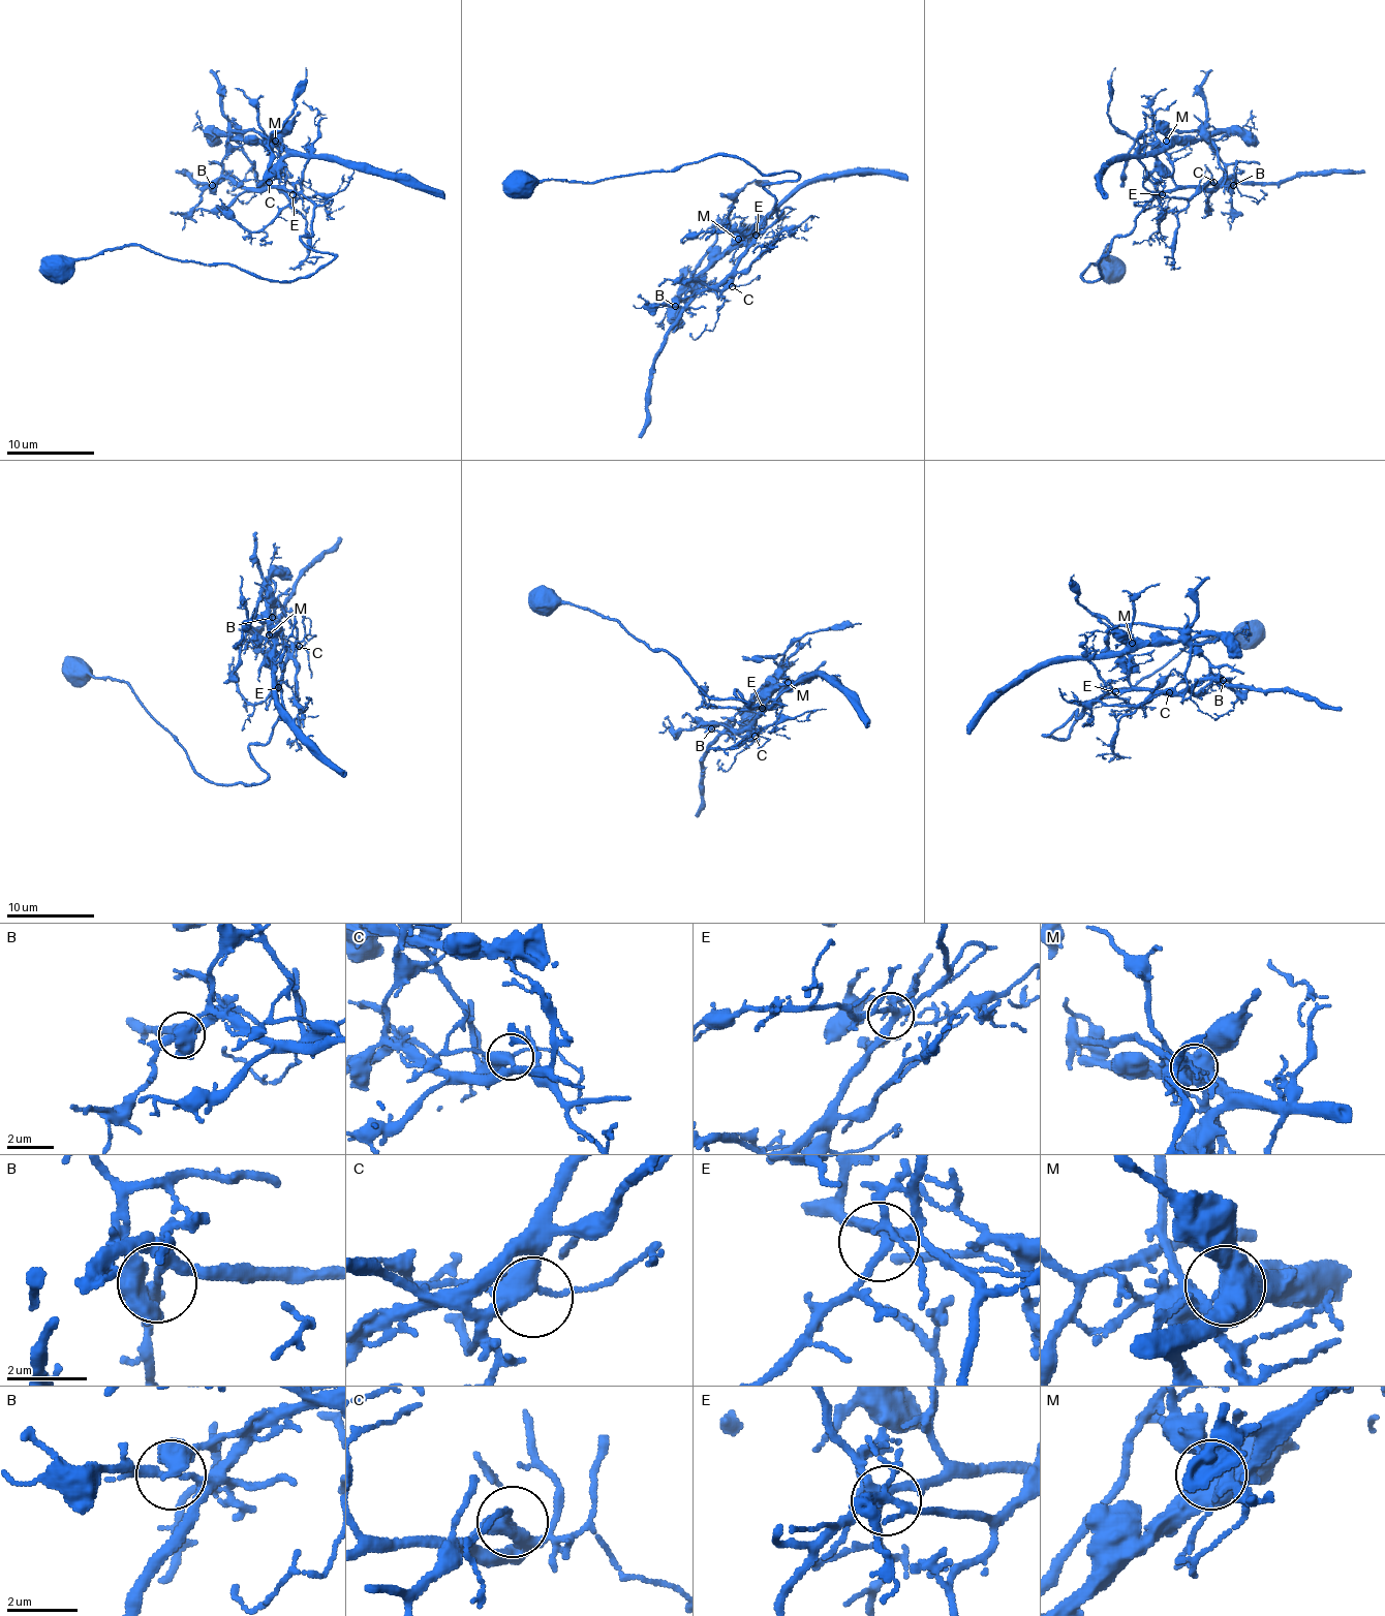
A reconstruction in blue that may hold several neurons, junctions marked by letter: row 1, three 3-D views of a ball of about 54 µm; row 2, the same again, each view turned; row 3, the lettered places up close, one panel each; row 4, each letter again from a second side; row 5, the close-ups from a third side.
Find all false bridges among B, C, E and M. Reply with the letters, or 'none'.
B, M

